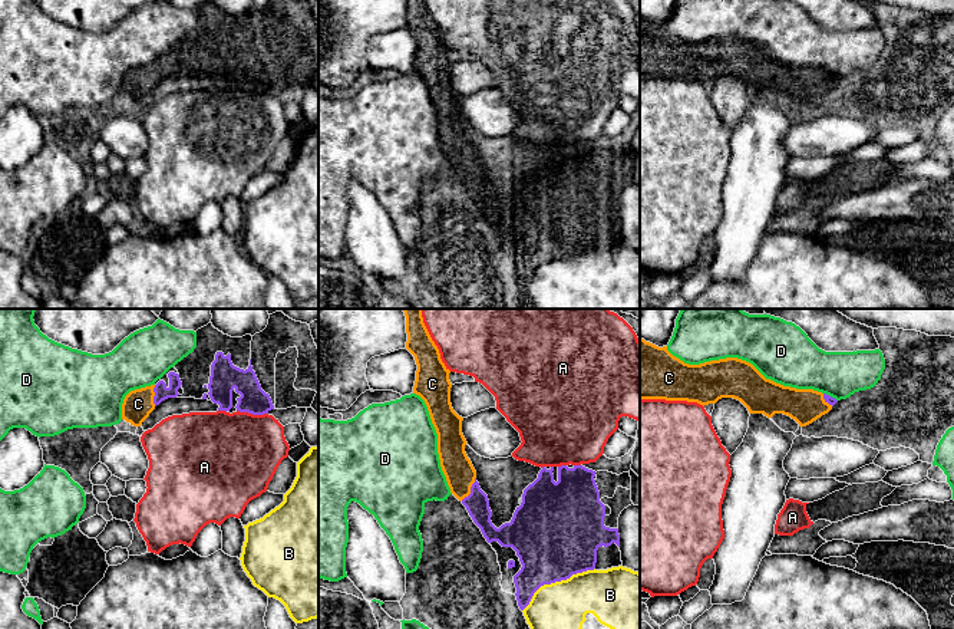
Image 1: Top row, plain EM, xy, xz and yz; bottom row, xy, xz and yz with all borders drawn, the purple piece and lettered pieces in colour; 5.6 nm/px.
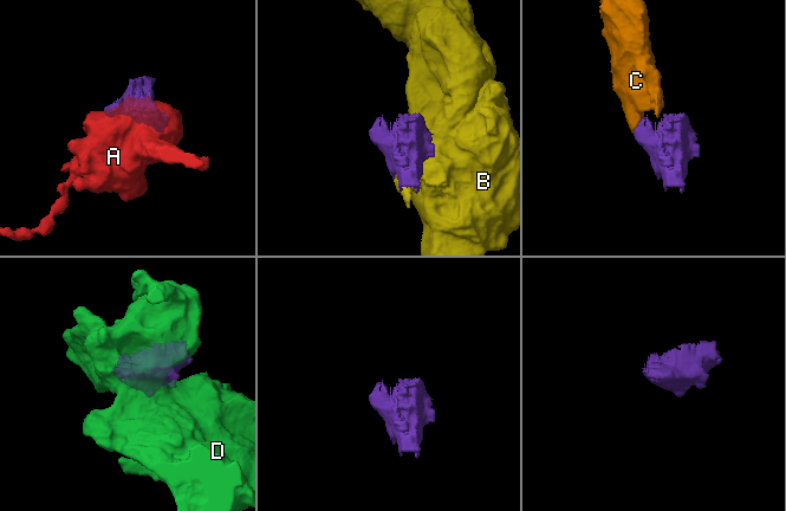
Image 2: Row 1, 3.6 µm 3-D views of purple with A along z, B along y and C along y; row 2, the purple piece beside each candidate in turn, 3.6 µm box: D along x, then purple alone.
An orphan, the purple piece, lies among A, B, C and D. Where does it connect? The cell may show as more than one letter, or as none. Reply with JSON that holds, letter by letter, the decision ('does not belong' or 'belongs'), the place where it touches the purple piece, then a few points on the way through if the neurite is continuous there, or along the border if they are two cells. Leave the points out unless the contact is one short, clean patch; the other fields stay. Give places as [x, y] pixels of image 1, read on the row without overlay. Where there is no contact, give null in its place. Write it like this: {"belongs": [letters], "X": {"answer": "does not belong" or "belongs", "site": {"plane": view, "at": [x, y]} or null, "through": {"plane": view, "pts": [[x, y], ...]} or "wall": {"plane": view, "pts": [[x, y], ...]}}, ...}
{"belongs": ["C"], "A": {"answer": "does not belong", "site": {"plane": "xy", "at": [253, 92]}}, "B": {"answer": "does not belong", "site": {"plane": "xz", "at": [555, 259]}}, "C": {"answer": "belongs", "site": {"plane": "xz", "at": [471, 168]}, "through": {"plane": "xz", "pts": [[476, 181], [471, 168], [462, 160], [459, 151]]}}, "D": {"answer": "does not belong", "site": {"plane": "yz", "at": [831, 75]}}}

